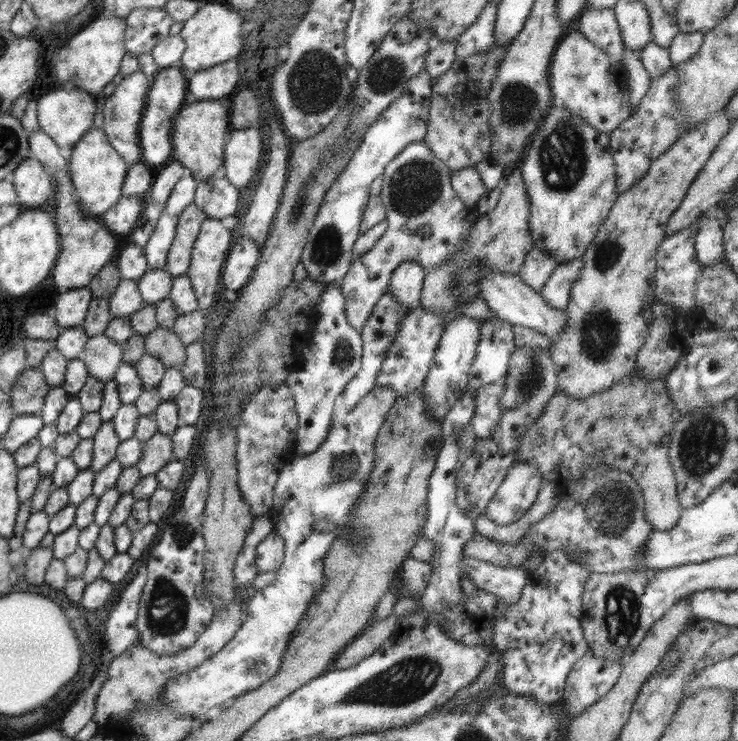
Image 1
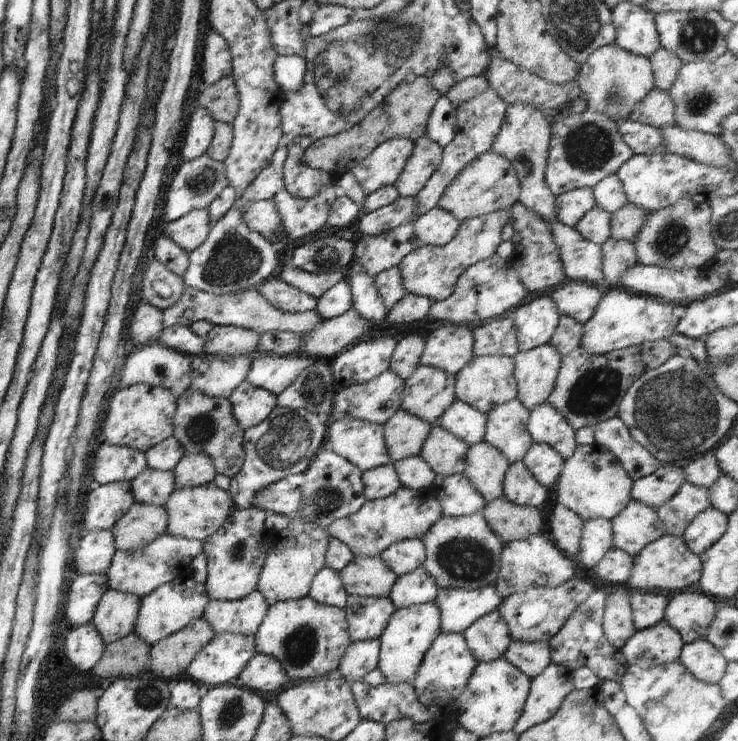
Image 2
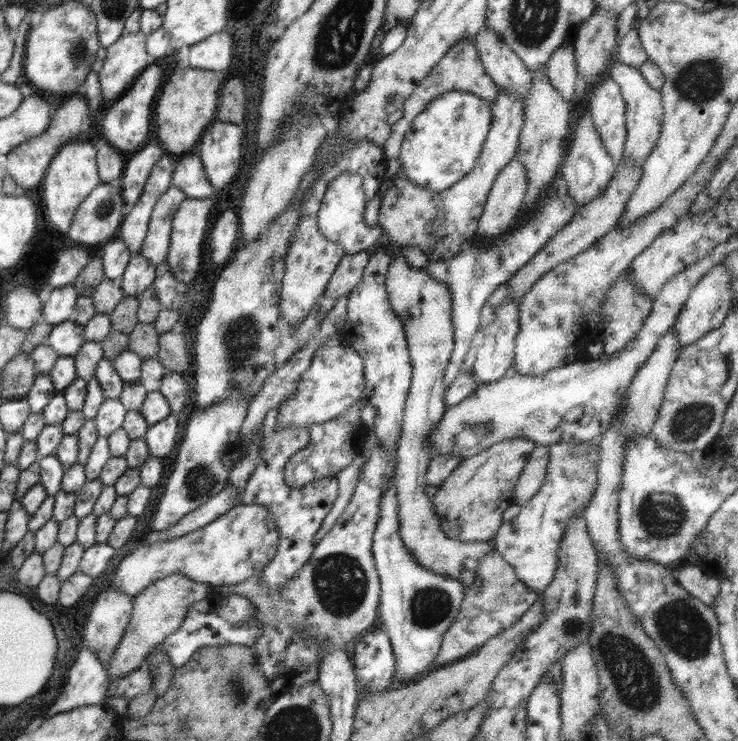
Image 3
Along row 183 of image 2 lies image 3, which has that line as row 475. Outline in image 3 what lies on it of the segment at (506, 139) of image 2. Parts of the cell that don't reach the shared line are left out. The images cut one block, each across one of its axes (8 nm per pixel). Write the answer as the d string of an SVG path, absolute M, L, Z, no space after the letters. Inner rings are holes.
M536 445L514 489L513 504L524 507L538 493L546 479L549 460L549 445Z

